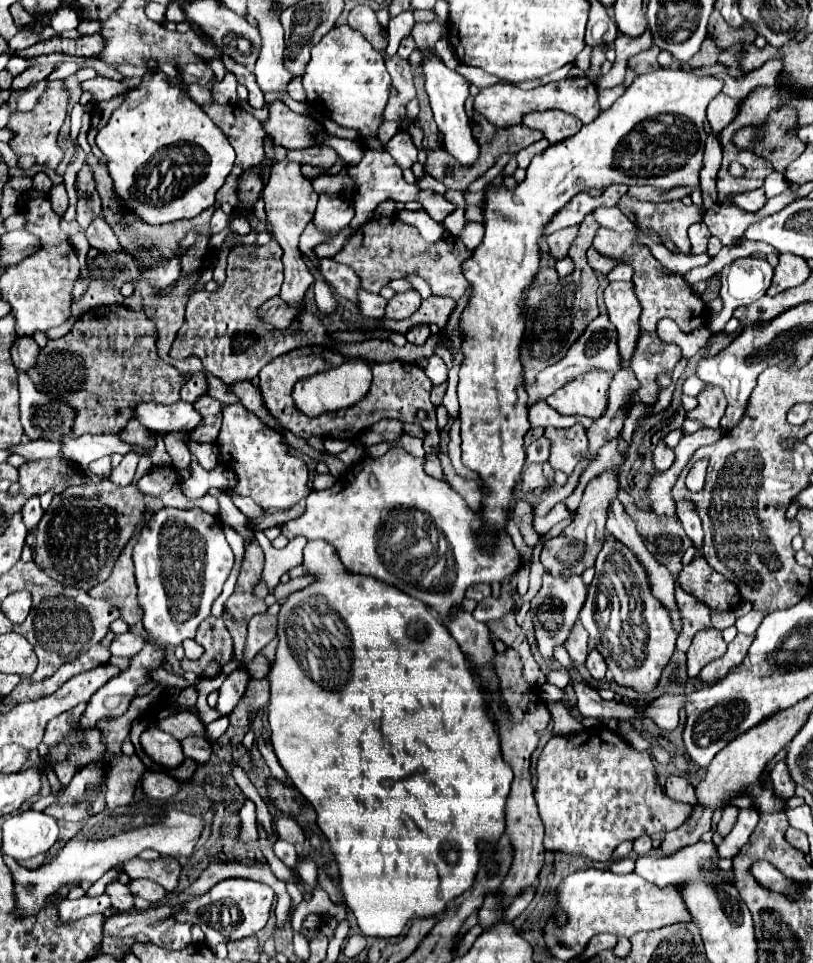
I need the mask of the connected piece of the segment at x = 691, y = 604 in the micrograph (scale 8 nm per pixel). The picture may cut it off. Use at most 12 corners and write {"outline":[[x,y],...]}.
{"outline":[[676,589],[682,633],[678,649],[686,653],[700,629],[712,629],[710,609],[690,593]]}

